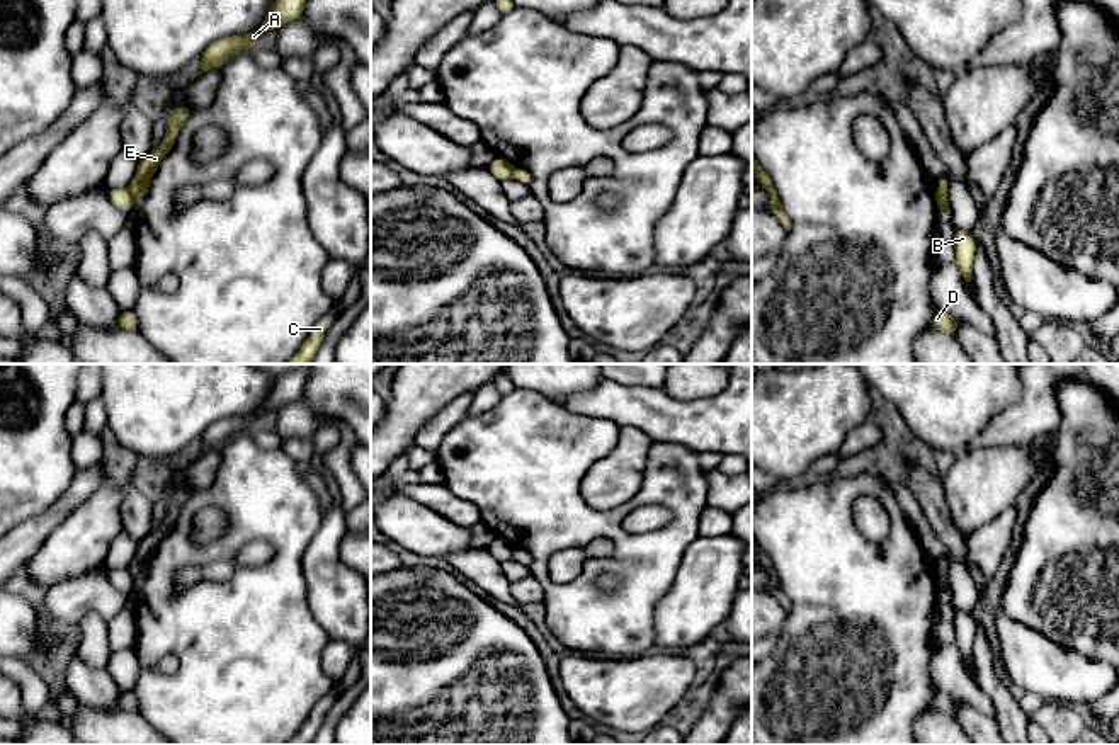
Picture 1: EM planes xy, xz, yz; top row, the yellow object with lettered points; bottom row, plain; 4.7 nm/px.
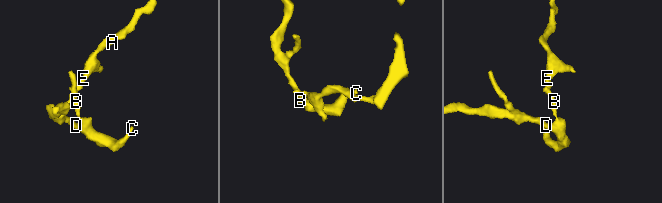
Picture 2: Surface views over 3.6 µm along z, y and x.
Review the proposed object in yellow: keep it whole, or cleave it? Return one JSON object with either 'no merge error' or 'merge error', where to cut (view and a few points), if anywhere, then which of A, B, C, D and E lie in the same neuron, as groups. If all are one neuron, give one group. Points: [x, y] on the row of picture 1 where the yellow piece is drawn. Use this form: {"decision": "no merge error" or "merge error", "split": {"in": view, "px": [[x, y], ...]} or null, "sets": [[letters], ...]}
{"decision": "merge error", "split": {"in": "xy", "px": [[128, 189], [135, 198]]}, "sets": [["A", "E"], ["B", "C", "D"]]}

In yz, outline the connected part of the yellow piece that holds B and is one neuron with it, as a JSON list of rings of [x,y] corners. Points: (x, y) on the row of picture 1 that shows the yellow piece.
[[[954,230],[954,250],[956,250],[956,267],[963,276],[963,282],[969,284],[973,281],[973,262],[976,252],[976,242],[971,231]]]

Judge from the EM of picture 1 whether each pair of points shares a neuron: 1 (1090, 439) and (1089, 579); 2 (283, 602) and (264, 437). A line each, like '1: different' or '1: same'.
1: same
2: different

